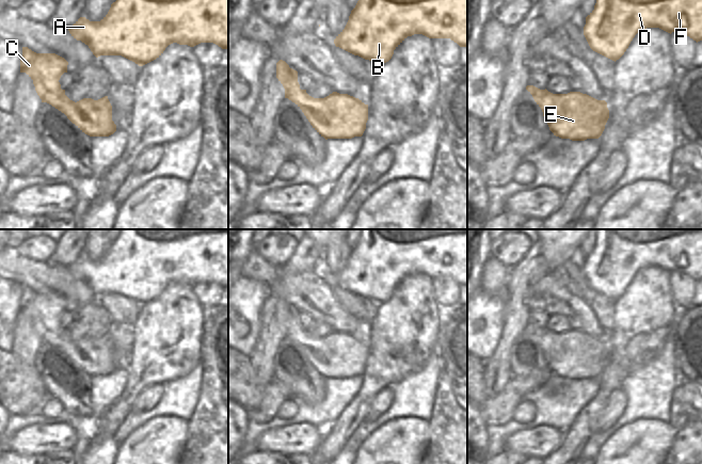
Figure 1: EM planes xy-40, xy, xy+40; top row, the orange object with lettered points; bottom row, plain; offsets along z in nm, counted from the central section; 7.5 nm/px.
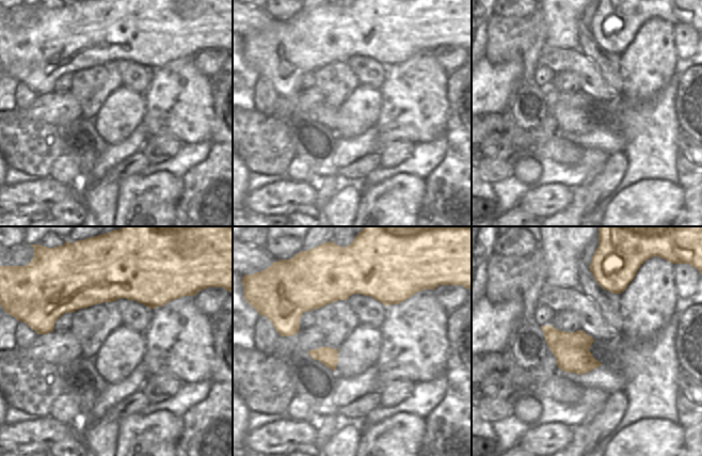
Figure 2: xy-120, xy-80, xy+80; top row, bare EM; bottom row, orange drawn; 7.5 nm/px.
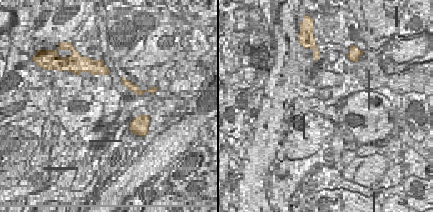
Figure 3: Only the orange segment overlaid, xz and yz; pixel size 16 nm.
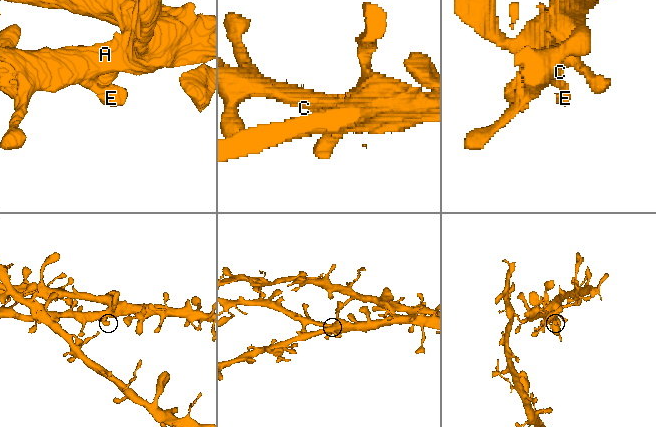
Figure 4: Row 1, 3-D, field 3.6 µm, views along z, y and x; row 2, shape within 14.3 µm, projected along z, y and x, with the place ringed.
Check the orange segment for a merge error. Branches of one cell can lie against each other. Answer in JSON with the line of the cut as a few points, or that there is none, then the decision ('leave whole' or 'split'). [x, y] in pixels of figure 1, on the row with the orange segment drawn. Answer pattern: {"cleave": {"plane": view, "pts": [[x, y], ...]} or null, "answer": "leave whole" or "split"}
{"cleave": null, "answer": "leave whole"}

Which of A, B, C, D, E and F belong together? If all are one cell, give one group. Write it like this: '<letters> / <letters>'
A B C D E F

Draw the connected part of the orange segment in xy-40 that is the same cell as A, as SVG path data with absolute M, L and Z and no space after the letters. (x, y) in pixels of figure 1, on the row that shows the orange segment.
M116 0L100 21L80 17L67 29L74 38L87 45L96 58L122 55L143 66L159 58L173 43L190 47L213 43L222 49L228 49L228 0Z

